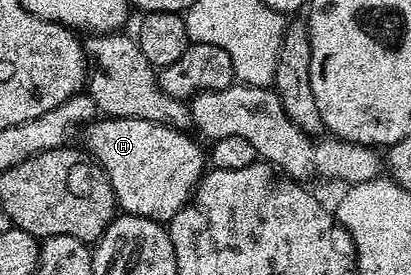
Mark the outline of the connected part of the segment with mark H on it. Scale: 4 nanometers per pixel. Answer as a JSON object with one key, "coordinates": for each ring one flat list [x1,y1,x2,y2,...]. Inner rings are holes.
{"coordinates":[[112,116,91,120,81,129,80,140,82,136,81,143,85,151,89,152,90,157,108,174,114,191,114,203,123,213,168,222,189,202,190,197,194,195,194,189,198,187,199,180,208,168,207,153,190,135,189,131,181,132,140,118]]}

